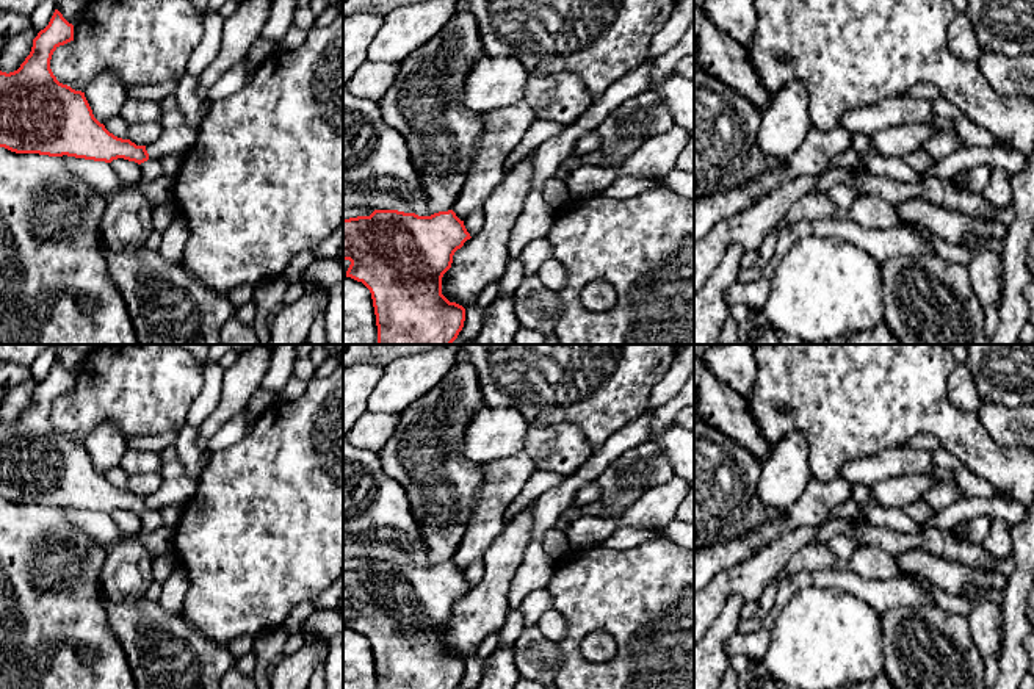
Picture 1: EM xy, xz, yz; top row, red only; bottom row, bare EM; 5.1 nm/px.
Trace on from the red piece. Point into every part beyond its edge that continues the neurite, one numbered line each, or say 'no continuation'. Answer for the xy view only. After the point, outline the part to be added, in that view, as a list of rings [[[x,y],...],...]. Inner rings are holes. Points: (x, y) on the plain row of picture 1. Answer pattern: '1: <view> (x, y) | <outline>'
1: xy (173, 492) | [[[185,474],[161,482],[157,493],[146,498],[150,510],[161,510],[168,506],[183,506],[197,490],[199,479]]]

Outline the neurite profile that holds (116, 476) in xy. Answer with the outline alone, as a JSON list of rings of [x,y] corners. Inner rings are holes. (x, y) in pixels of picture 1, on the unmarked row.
[[[121,467],[111,468],[103,476],[114,487],[122,489],[122,490],[128,489],[128,478],[130,478],[130,474],[127,474]]]

